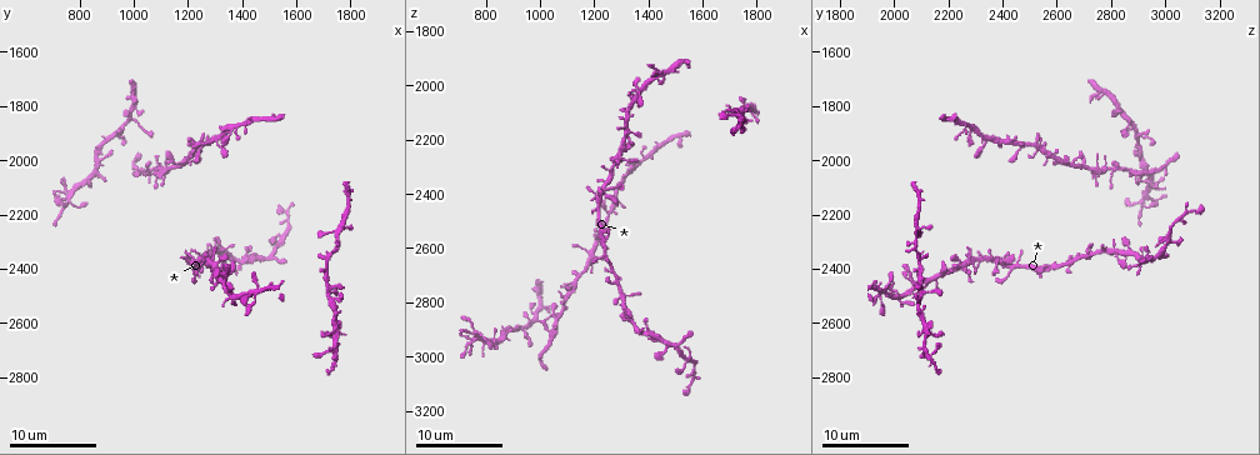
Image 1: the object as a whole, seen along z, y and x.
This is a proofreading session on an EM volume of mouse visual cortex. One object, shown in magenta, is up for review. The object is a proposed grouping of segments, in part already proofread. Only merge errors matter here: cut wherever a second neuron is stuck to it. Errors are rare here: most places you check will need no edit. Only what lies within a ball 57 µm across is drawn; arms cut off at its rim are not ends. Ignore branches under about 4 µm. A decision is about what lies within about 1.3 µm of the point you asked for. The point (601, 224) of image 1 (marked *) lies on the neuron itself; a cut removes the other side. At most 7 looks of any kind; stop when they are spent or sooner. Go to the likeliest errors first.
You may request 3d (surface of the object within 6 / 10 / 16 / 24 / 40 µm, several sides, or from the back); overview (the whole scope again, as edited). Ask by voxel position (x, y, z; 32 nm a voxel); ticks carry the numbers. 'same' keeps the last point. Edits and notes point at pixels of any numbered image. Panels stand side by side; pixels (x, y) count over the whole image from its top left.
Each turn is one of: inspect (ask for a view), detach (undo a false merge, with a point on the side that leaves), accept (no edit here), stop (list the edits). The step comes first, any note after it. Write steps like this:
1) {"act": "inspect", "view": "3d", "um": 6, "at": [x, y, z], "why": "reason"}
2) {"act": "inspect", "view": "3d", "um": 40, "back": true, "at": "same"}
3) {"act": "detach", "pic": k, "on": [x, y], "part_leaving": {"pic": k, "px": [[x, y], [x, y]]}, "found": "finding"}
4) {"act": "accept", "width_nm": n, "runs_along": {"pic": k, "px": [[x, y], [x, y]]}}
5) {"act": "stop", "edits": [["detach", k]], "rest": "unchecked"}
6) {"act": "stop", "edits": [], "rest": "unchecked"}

{"act": "inspect", "view": "3d", "um": 10, "at": [1010, 2020, 2980], "why": "three-way junction"}

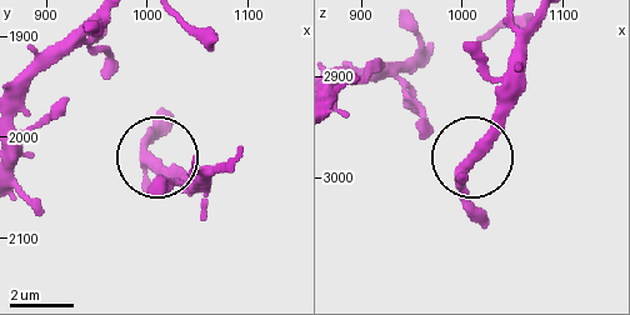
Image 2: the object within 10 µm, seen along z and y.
{"act": "accept", "found": "one neuron here"}

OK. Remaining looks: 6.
{"act": "inspect", "view": "3d", "um": 6, "at": [1710, 2420, 2100], "why": "three arms meet"}

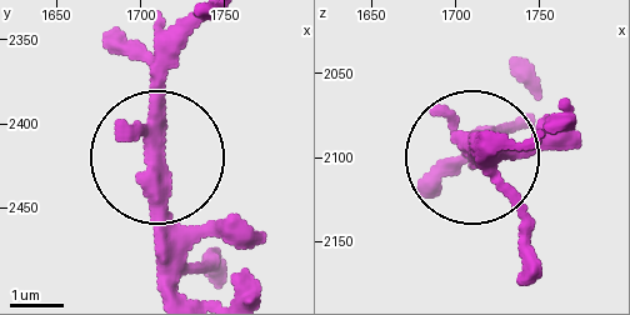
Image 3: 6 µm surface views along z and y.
{"act": "inspect", "view": "3d", "um": 6, "back": true, "at": "same"}

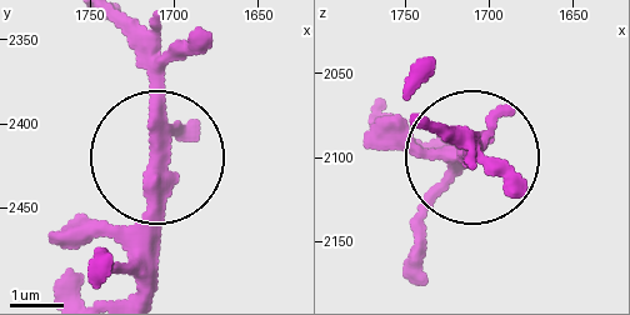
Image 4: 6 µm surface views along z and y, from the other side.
{"act": "accept", "side_arm_um": 11, "found": "continuous, no second neuron"}

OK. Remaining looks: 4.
{"act": "inspect", "view": "3d", "um": 16, "at": [940, 1890, 2890], "why": "three-way junction"}

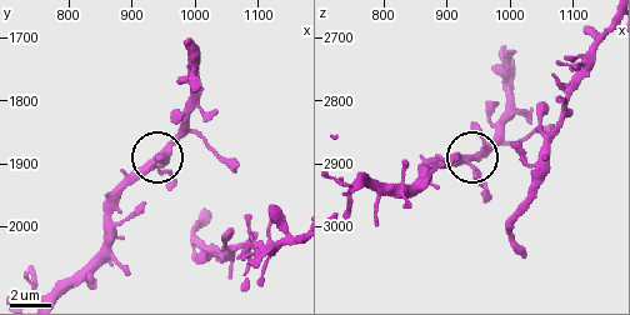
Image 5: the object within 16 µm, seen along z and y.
{"act": "accept", "side_arm_um": 9, "found": "all the same neuron"}

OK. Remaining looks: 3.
{"act": "inspect", "view": "3d", "um": 10, "at": [1120, 2030, 2760], "why": "four or more arms meet"}

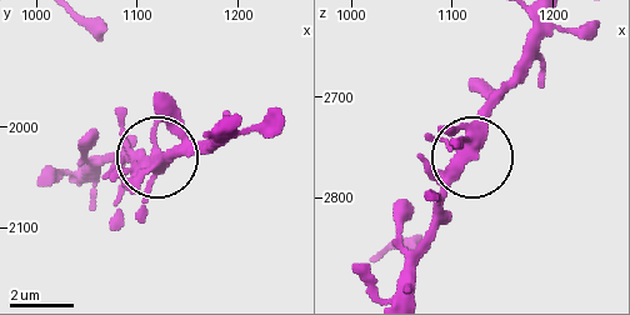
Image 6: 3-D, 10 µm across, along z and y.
{"act": "accept", "width_nm": 410, "found": "continuous, no second neuron"}

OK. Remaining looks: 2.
{"act": "stop", "edits": [], "rest": "unchecked"}

